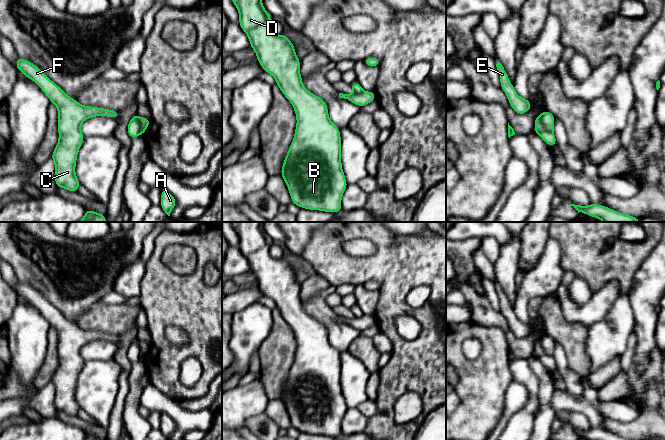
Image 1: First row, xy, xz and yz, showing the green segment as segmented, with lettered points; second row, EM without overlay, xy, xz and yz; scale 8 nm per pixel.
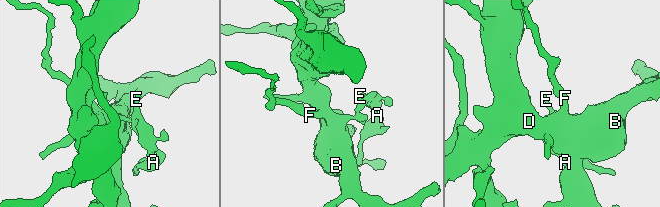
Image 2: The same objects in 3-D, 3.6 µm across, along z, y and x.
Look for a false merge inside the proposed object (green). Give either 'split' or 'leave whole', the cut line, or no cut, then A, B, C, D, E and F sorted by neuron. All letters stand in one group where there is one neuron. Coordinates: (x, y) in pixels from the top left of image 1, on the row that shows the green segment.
split | yz (539, 115), (542, 125), (552, 131) | A E / B C D F

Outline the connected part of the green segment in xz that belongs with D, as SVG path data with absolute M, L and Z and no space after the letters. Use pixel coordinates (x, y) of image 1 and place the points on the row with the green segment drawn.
M232 0L239 12L239 25L248 36L250 47L257 55L257 61L262 69L271 74L283 95L292 104L296 114L295 134L285 160L282 164L280 175L283 177L290 193L291 203L299 208L318 210L323 212L338 213L342 211L341 199L347 188L347 181L341 162L341 135L339 128L330 120L328 106L319 96L307 90L300 75L301 60L296 56L296 50L291 40L285 34L273 34L270 31L272 17L262 5L262 0Z

